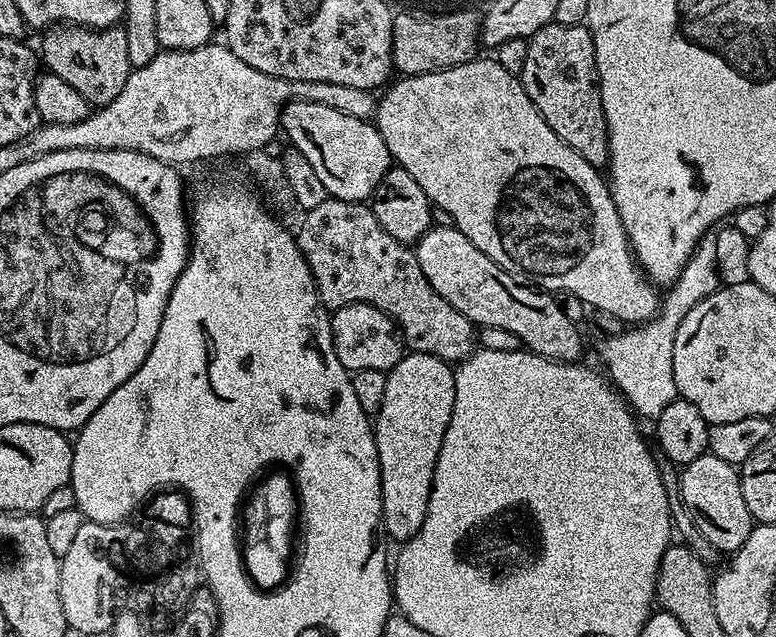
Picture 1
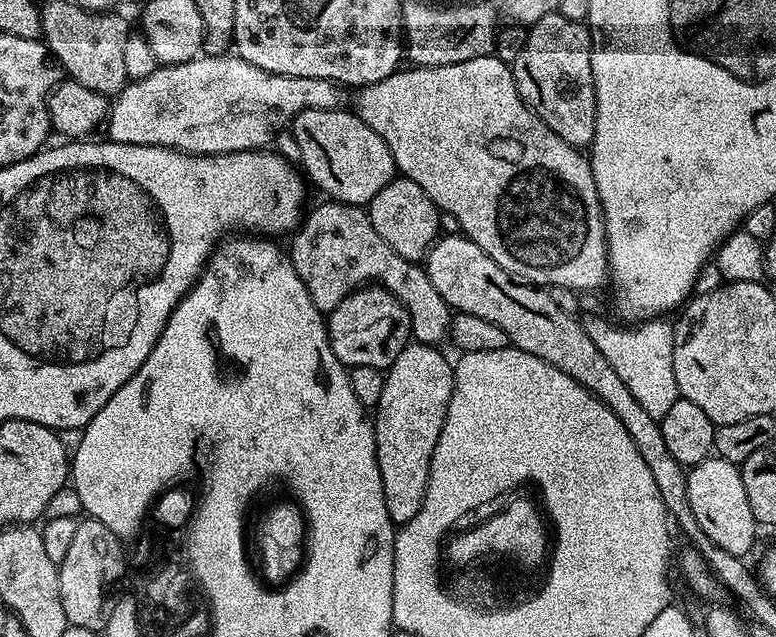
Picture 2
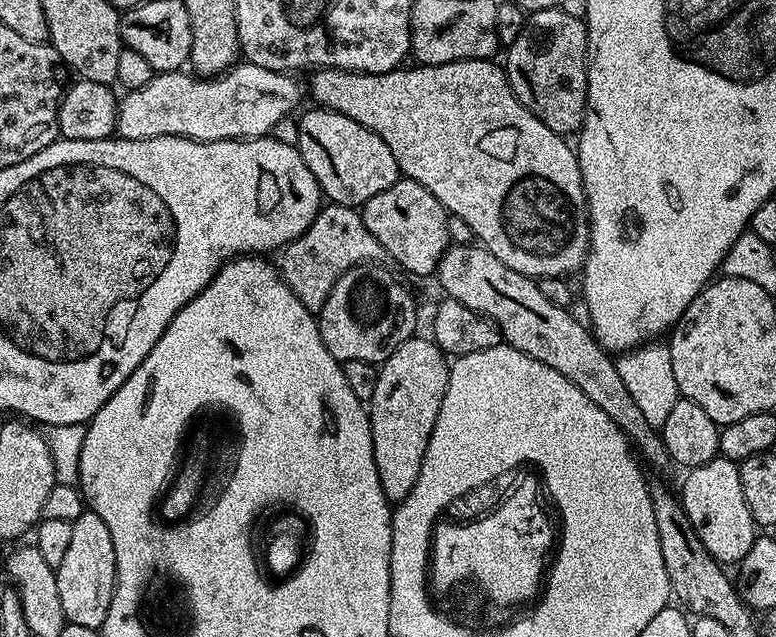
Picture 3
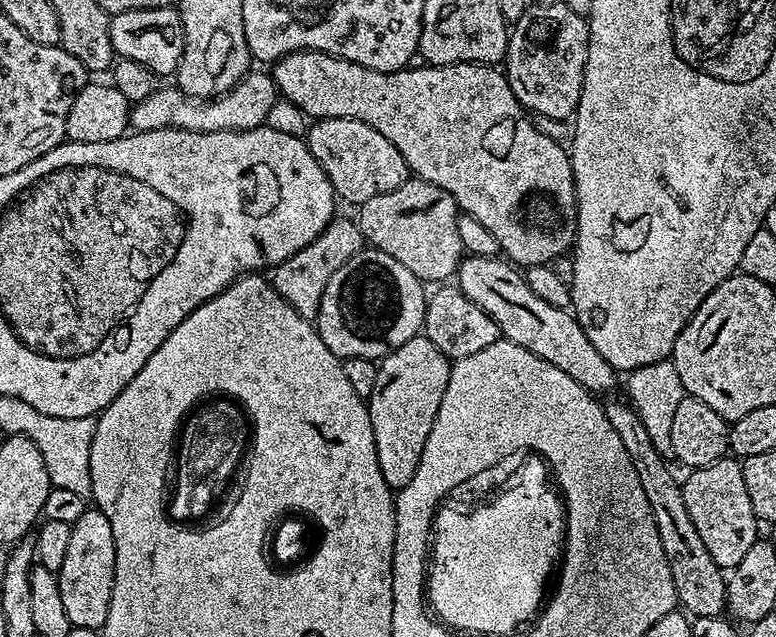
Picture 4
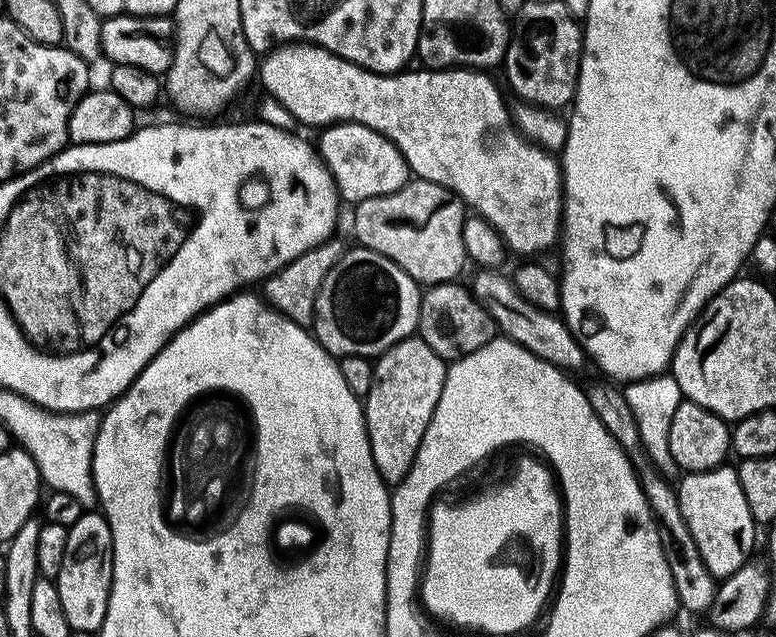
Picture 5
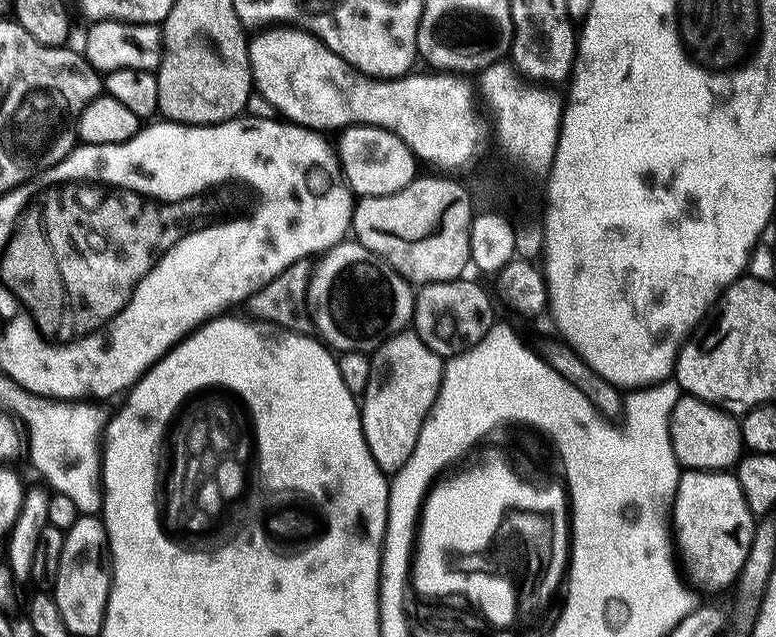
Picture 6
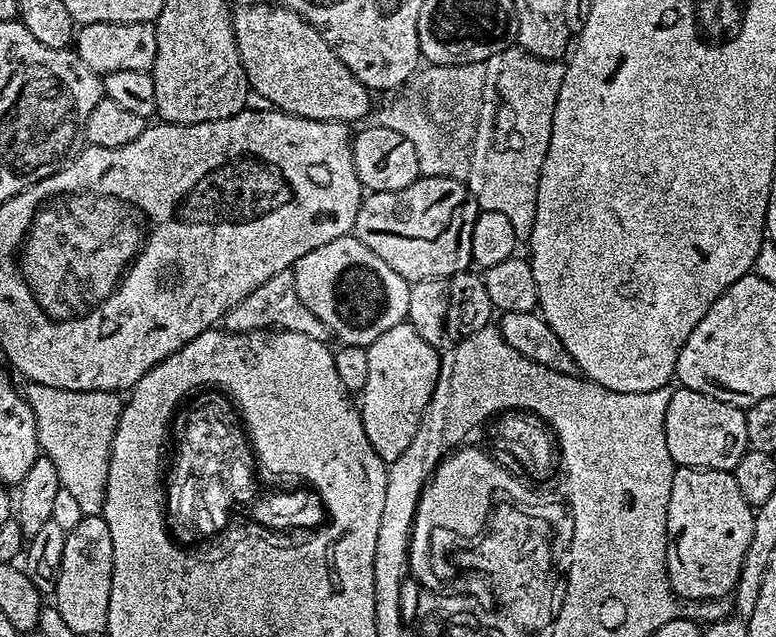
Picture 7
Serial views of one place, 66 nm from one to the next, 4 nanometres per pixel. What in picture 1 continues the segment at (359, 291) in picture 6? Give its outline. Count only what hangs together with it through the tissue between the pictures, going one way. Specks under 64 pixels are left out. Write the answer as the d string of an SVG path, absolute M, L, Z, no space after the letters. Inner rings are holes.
M351 304L335 309L332 316L332 341L338 362L342 362L349 373L358 370L387 373L406 354L404 338L400 335L395 320L373 304Z

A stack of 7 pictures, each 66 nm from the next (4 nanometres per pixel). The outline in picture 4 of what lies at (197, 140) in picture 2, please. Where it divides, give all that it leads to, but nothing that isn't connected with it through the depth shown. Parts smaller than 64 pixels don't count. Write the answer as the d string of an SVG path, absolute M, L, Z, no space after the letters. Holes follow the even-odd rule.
M249 71L244 79L236 83L228 92L223 92L211 100L195 101L184 95L175 86L157 87L154 94L145 100L137 100L130 108L130 124L136 132L149 132L159 128L181 128L187 132L245 132L259 128L272 112L278 101L276 83L267 71Z

